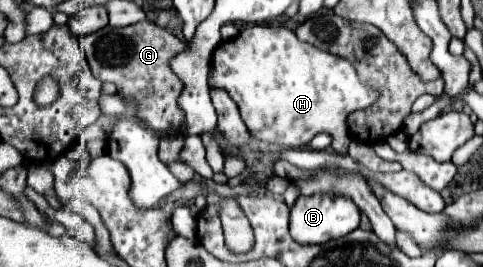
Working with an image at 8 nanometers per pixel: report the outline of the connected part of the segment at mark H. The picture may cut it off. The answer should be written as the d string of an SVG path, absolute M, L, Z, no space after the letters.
M262 24L248 26L236 38L222 40L218 44L212 54L212 74L208 84L212 90L226 90L226 94L236 102L240 116L254 138L278 144L282 148L304 148L318 132L326 132L332 136L331 147L342 156L348 154L350 144L346 116L354 110L368 108L378 98L378 92L366 88L366 84L358 80L358 74L354 72L354 66L350 66L348 60L312 48L312 44L298 40L294 32L286 26Z

